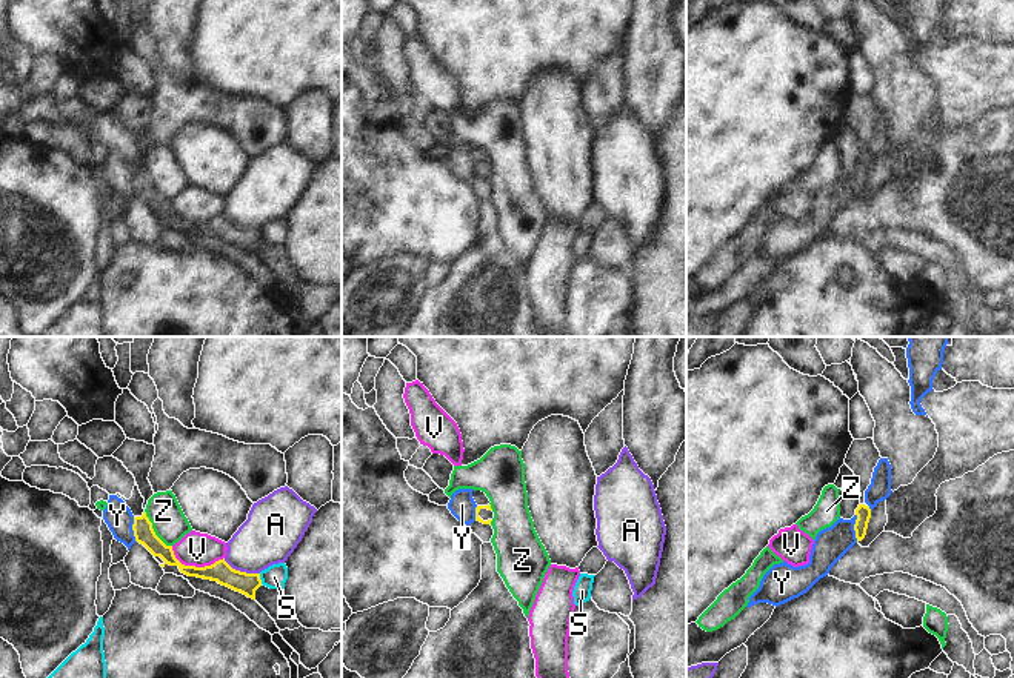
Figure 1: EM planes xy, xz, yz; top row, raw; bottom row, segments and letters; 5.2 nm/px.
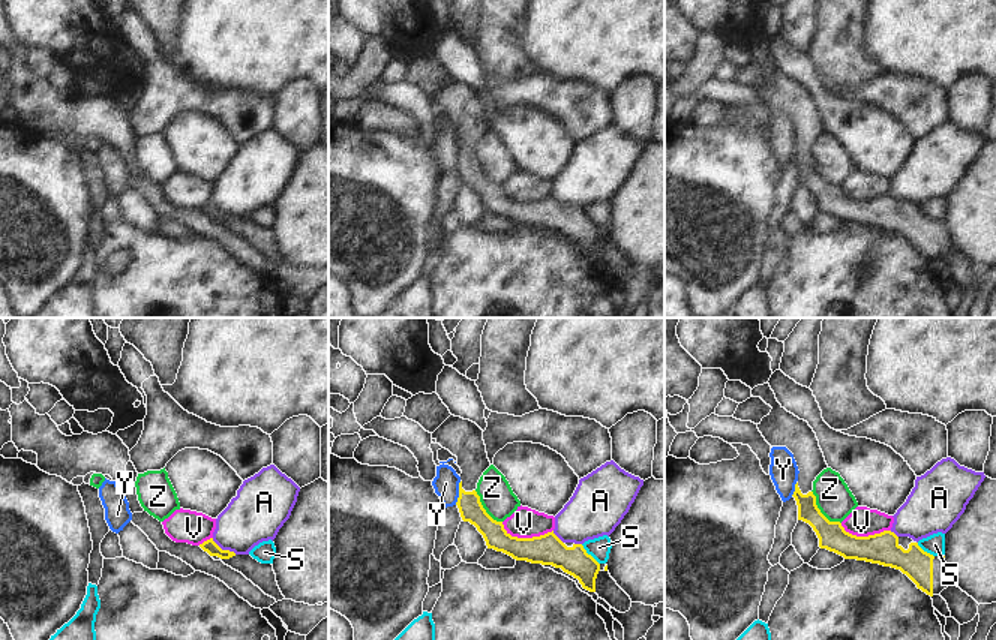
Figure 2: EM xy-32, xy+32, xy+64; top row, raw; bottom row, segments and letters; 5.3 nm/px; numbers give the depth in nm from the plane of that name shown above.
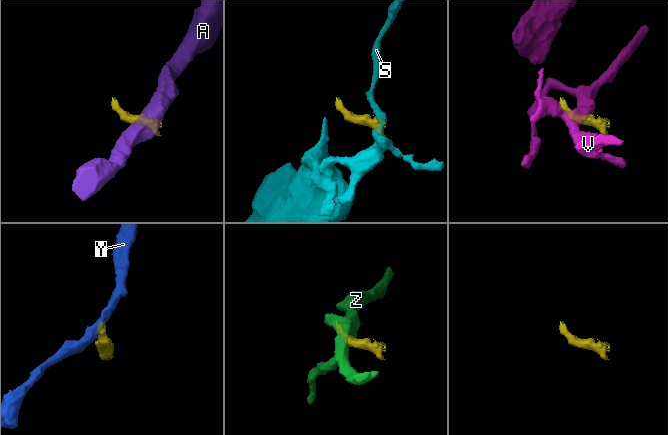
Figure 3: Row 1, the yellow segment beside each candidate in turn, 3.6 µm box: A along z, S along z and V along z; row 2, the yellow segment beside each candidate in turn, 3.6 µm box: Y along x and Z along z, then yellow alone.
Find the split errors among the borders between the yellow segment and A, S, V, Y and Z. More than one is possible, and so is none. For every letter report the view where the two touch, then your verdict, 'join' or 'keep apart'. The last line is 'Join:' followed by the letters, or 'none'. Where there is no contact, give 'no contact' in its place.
A: xy | keep apart
S: xy | keep apart
V: xy | keep apart
Y: yz | keep apart
Z: xy | keep apart
Join: none

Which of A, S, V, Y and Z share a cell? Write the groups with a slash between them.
A / S / V / Y / Z

